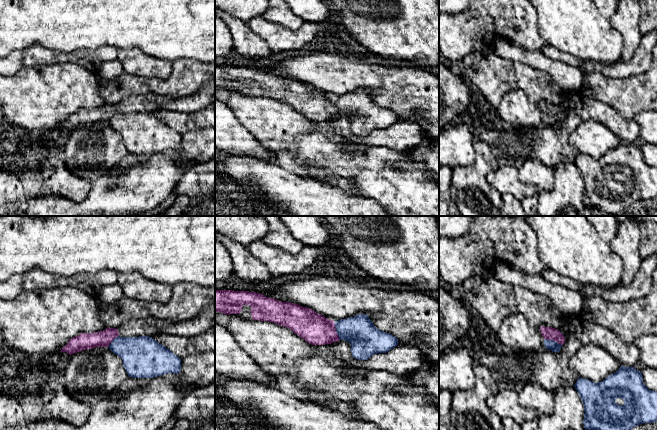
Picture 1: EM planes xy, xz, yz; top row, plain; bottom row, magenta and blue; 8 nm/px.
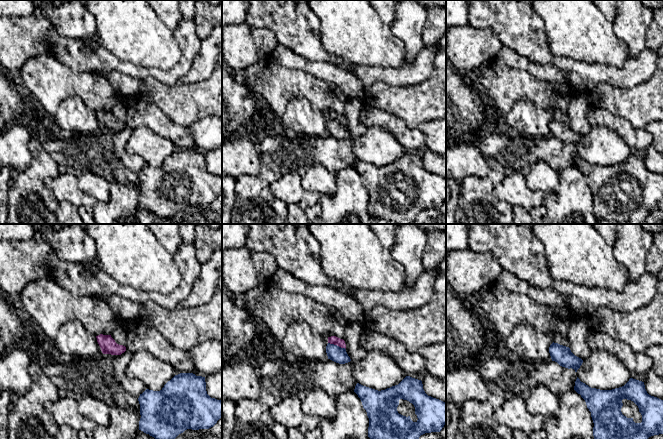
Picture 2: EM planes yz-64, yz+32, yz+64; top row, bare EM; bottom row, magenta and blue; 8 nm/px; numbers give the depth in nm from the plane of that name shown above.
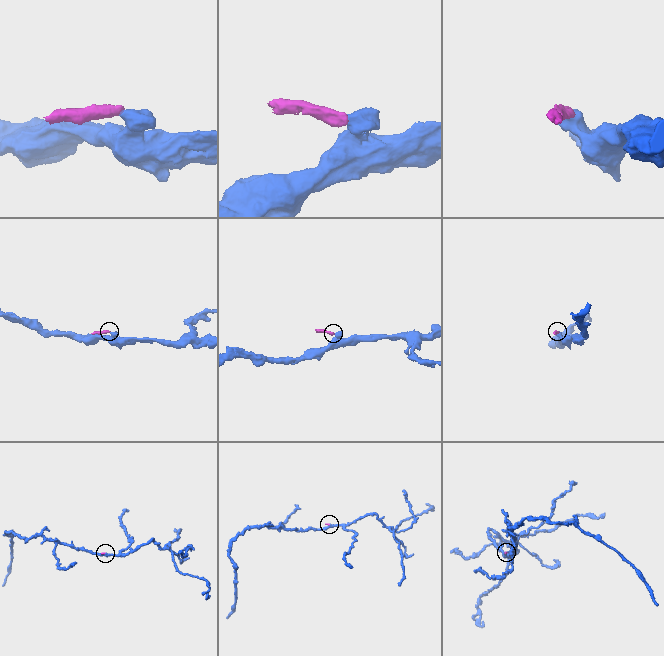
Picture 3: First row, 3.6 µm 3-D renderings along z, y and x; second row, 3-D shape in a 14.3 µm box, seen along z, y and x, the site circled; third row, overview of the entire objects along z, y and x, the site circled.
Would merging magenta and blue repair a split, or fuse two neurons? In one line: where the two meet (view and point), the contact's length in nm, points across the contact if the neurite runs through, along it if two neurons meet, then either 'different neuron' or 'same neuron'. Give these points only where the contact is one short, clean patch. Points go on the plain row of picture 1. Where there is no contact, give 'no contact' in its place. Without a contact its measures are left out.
xz (335, 107) | 150 nm | along xz (334, 98), (334, 104), (340, 115) | different neuron

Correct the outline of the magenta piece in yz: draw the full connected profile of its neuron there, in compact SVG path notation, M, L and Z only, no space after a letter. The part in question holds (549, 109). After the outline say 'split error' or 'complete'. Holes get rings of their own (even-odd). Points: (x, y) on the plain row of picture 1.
M542 102L540 107L544 115L553 116L561 121L565 118L564 111L558 105Z; complete

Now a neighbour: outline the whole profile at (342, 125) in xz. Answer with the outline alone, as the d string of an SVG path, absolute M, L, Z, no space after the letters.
M339 116L329 121L334 131L347 140L388 147L401 152L419 145L426 135L421 126L414 121L397 121L386 129L372 131L368 136L354 134L348 117Z

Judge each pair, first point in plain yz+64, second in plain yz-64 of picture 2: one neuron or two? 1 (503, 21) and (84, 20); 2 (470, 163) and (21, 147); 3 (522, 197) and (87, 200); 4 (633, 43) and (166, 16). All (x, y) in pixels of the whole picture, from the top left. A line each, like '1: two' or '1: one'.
1: one
2: one
3: one
4: two

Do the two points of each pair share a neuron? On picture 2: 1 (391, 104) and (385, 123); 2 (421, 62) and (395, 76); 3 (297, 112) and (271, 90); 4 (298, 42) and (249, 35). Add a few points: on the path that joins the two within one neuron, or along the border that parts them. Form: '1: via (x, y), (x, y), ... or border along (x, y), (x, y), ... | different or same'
1: border along (366, 103), (392, 113), (399, 117), (407, 126) | different
2: via (415, 68), (409, 74), (401, 76) | same
3: border along (311, 104), (304, 98), (293, 98), (280, 116) | different
4: border along (256, 27), (269, 28), (278, 43) | different

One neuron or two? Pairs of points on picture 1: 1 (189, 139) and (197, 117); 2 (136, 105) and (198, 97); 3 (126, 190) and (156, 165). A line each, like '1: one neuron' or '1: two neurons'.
1: two neurons
2: one neuron
3: one neuron

